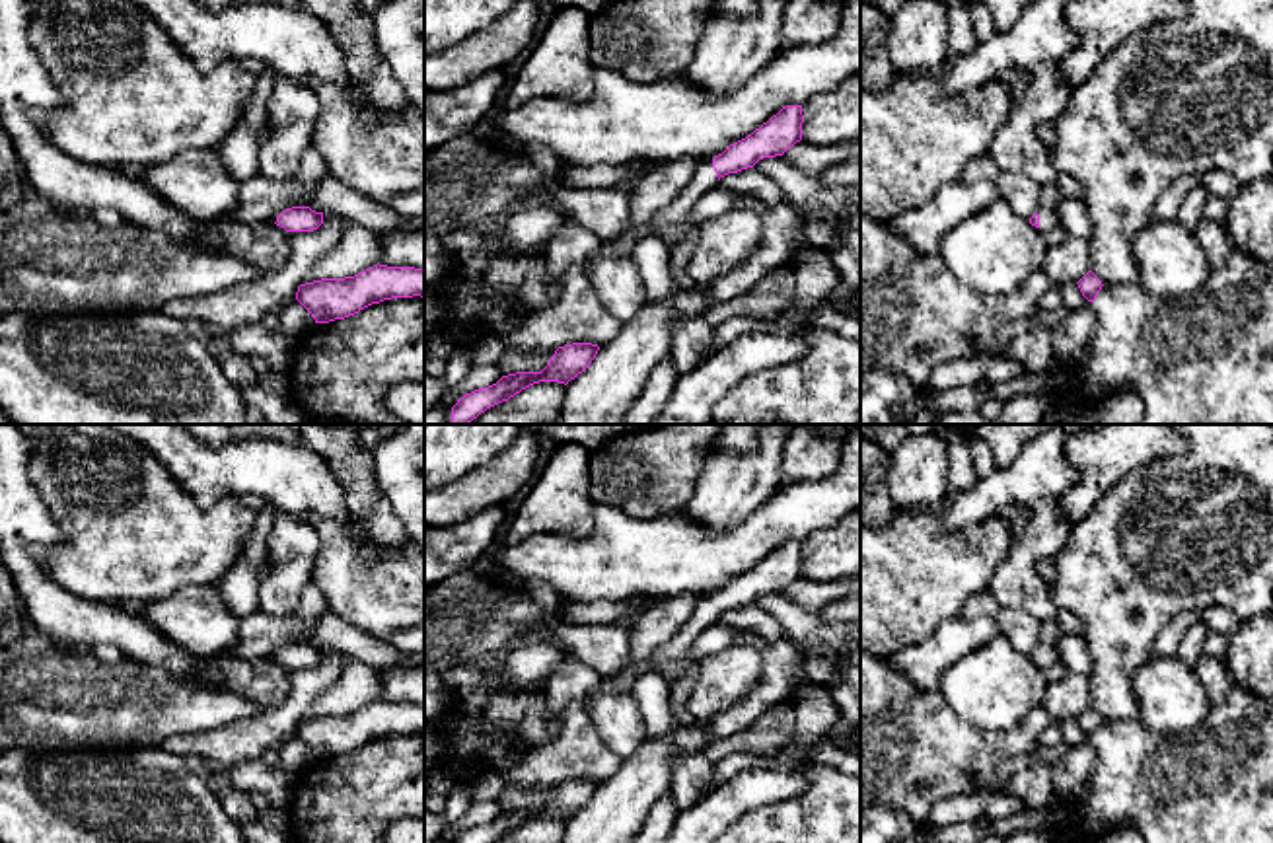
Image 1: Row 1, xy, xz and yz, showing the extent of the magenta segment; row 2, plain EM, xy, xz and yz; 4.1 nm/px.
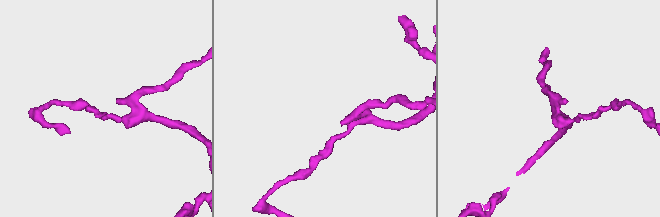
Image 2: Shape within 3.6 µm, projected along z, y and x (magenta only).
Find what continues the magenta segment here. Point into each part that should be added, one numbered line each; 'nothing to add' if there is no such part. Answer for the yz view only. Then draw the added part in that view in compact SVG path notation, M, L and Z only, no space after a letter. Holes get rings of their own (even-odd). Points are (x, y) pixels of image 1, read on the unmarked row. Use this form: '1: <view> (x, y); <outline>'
1: yz (1048, 655); M1039 642L1034 650L1039 652L1039 664L1041 666L1047 666L1047 664L1059 660L1057 646L1049 646L1049 644Z

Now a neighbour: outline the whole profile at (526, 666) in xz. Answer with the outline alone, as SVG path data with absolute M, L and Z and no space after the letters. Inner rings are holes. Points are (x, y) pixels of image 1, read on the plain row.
M553 639L526 641L504 654L500 674L510 691L539 693L549 676L570 658L574 656Z

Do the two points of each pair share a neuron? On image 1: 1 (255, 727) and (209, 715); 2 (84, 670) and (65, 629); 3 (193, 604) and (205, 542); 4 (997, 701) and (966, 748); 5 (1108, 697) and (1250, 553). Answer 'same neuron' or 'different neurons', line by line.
1: different neurons
2: different neurons
3: different neurons
4: different neurons
5: same neuron

